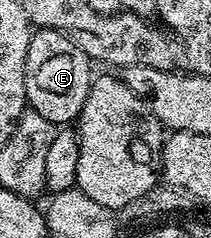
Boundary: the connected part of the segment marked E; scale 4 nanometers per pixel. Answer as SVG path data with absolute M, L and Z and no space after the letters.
M36 28L30 38L30 50L26 50L26 94L24 99L31 111L42 114L51 124L68 126L79 121L80 111L92 89L93 61L66 34L49 28Z

